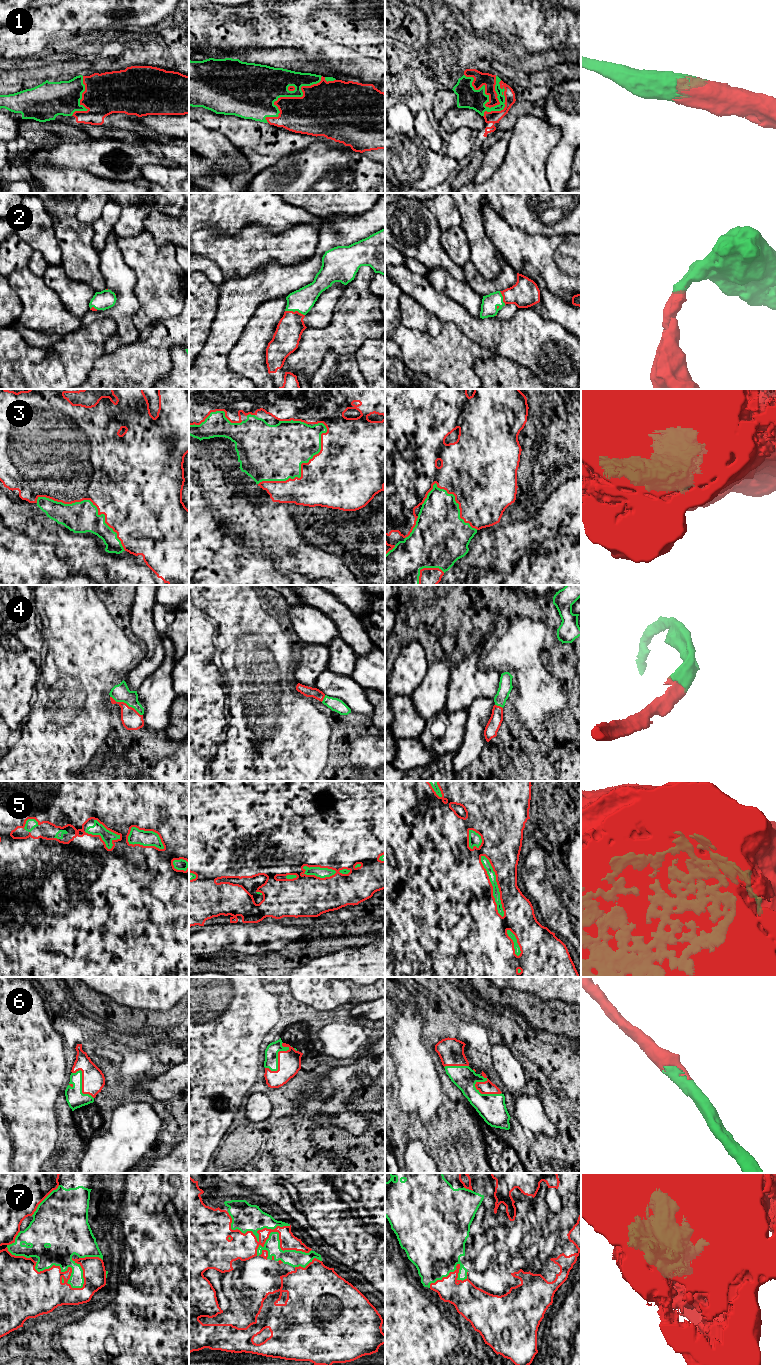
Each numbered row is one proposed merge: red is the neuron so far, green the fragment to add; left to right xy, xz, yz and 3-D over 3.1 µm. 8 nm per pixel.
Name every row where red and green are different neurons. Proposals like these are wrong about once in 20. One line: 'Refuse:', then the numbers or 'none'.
Refuse: none

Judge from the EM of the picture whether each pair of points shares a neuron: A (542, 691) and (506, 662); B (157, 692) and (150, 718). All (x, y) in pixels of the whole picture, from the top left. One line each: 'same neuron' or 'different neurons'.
A: same neuron
B: same neuron

